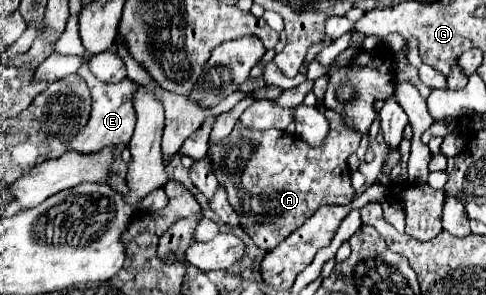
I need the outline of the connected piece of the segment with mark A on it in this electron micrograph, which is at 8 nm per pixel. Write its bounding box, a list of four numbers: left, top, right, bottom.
[207,113,361,253]

